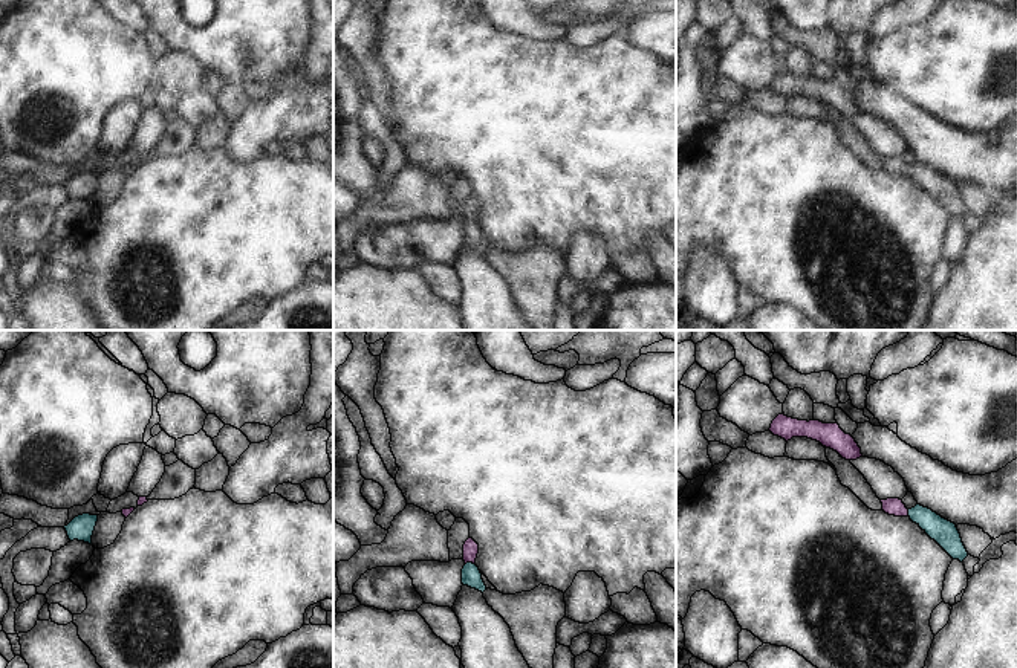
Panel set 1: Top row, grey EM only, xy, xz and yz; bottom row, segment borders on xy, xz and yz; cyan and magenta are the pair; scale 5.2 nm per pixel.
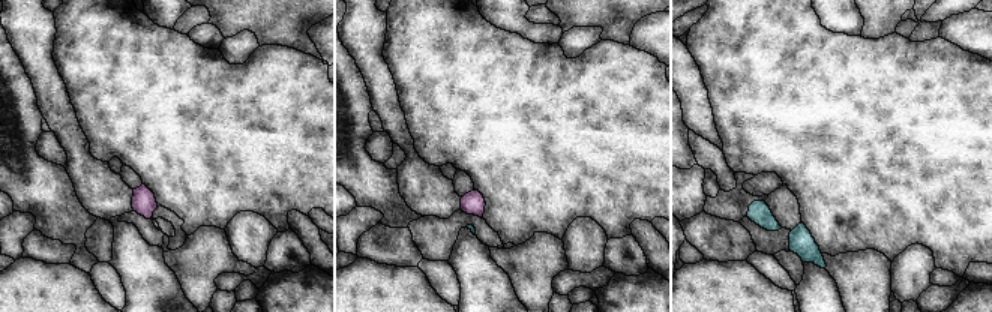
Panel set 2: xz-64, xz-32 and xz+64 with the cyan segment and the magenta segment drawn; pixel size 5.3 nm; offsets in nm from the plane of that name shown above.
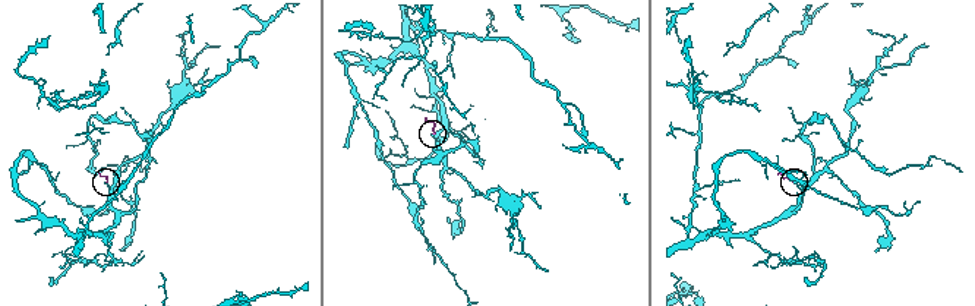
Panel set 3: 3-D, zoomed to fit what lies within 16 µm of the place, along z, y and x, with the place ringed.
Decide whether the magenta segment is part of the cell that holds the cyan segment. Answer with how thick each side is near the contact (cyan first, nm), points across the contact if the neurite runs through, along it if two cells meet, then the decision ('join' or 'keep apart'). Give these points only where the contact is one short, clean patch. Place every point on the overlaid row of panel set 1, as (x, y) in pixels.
110 nm thick on the cyan side, 80 nm on the other; runs through xz (471, 577), (470, 563), (470, 548); join

